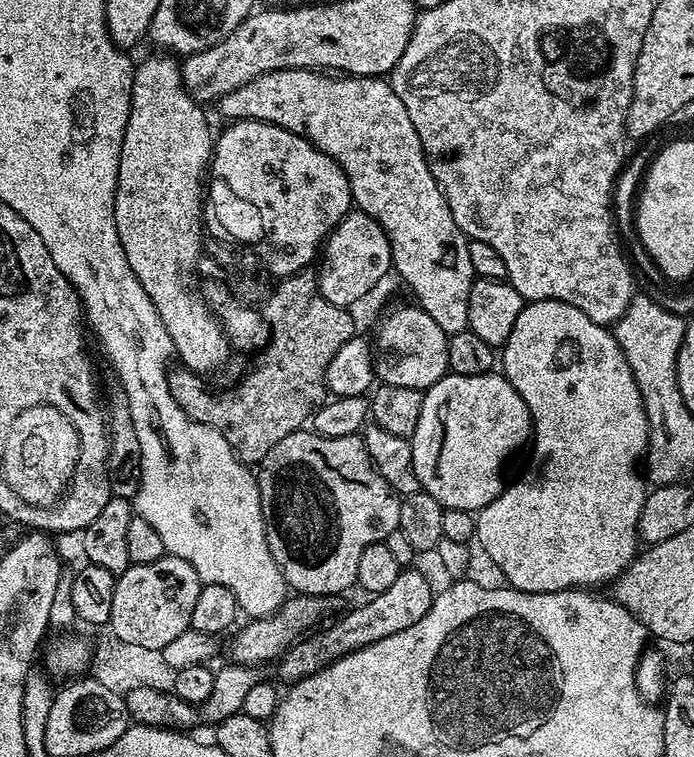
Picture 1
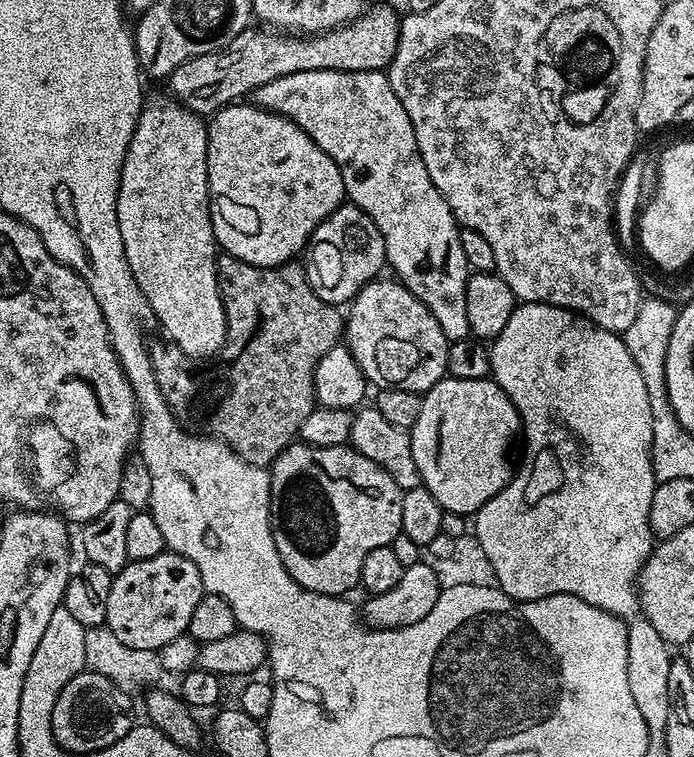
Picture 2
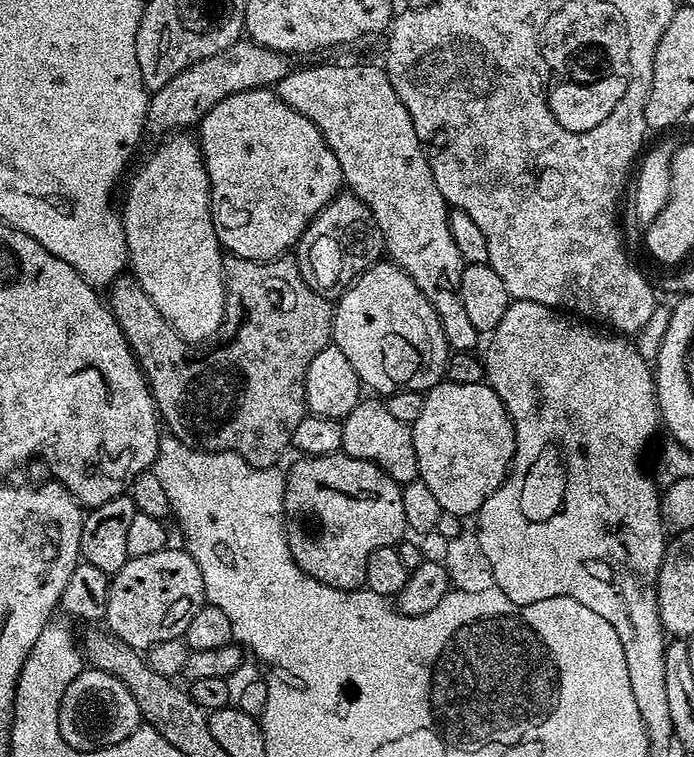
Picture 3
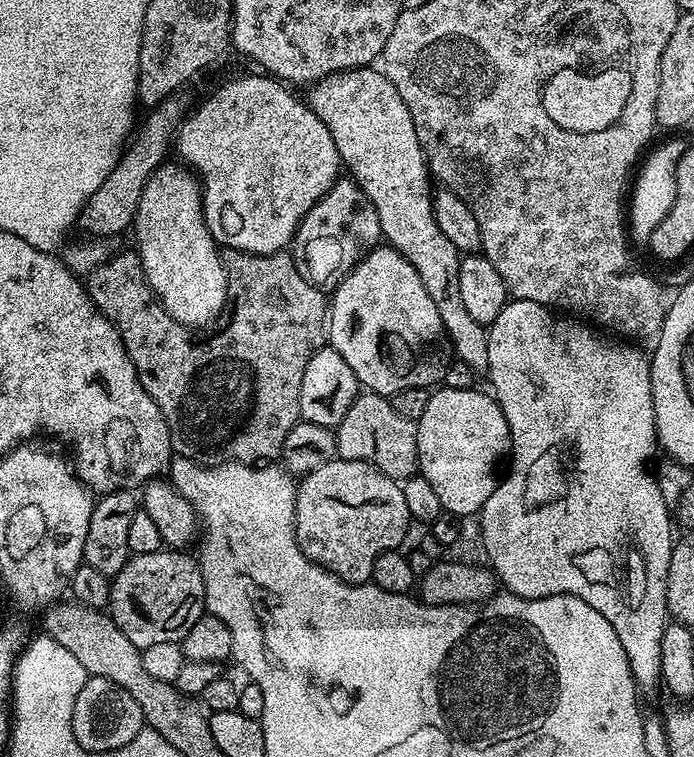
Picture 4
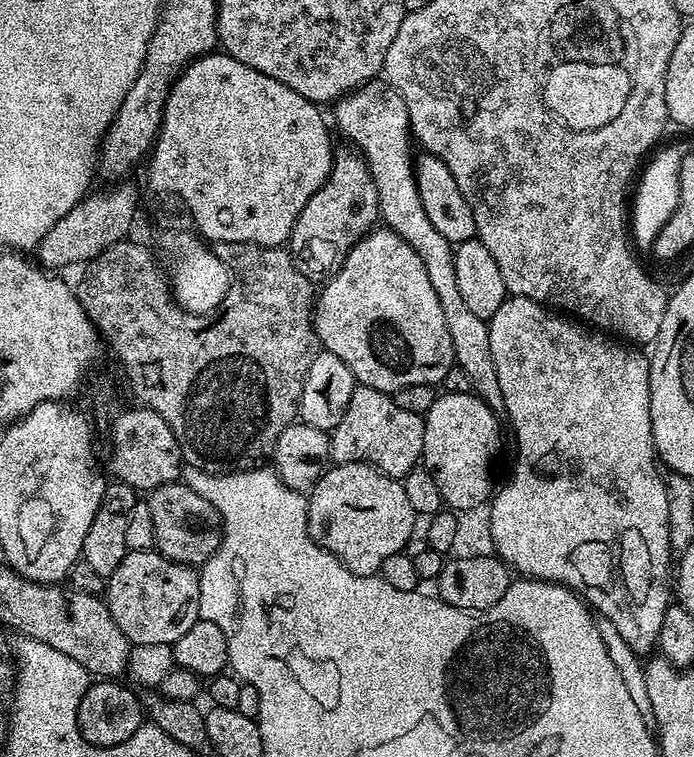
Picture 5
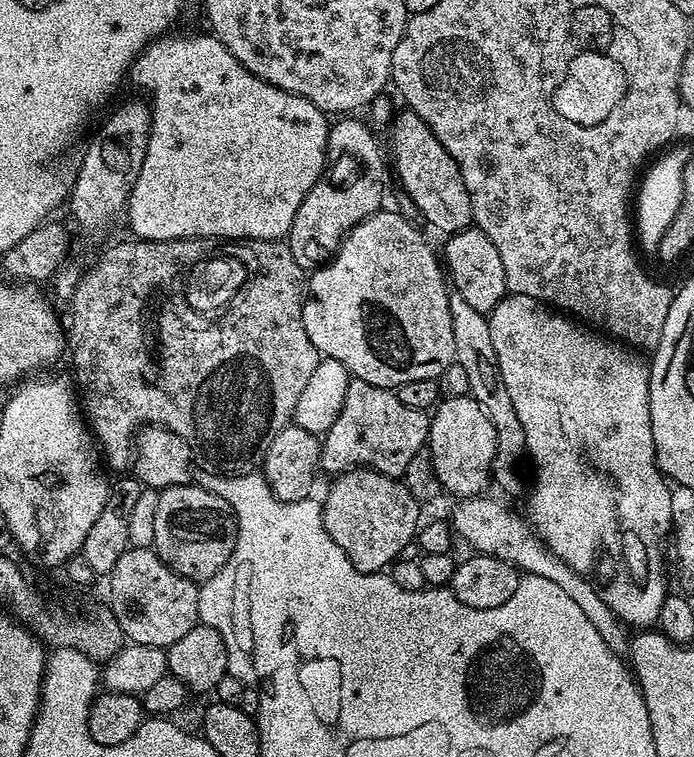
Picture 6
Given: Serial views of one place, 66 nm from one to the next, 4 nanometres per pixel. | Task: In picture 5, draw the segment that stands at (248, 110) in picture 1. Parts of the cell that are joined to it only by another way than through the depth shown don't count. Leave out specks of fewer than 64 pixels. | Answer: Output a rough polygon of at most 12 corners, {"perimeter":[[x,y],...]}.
{"perimeter":[[383,79],[335,101],[364,156],[380,220],[442,302],[472,392],[504,412],[488,321],[466,307],[454,246],[418,198],[406,102]]}

